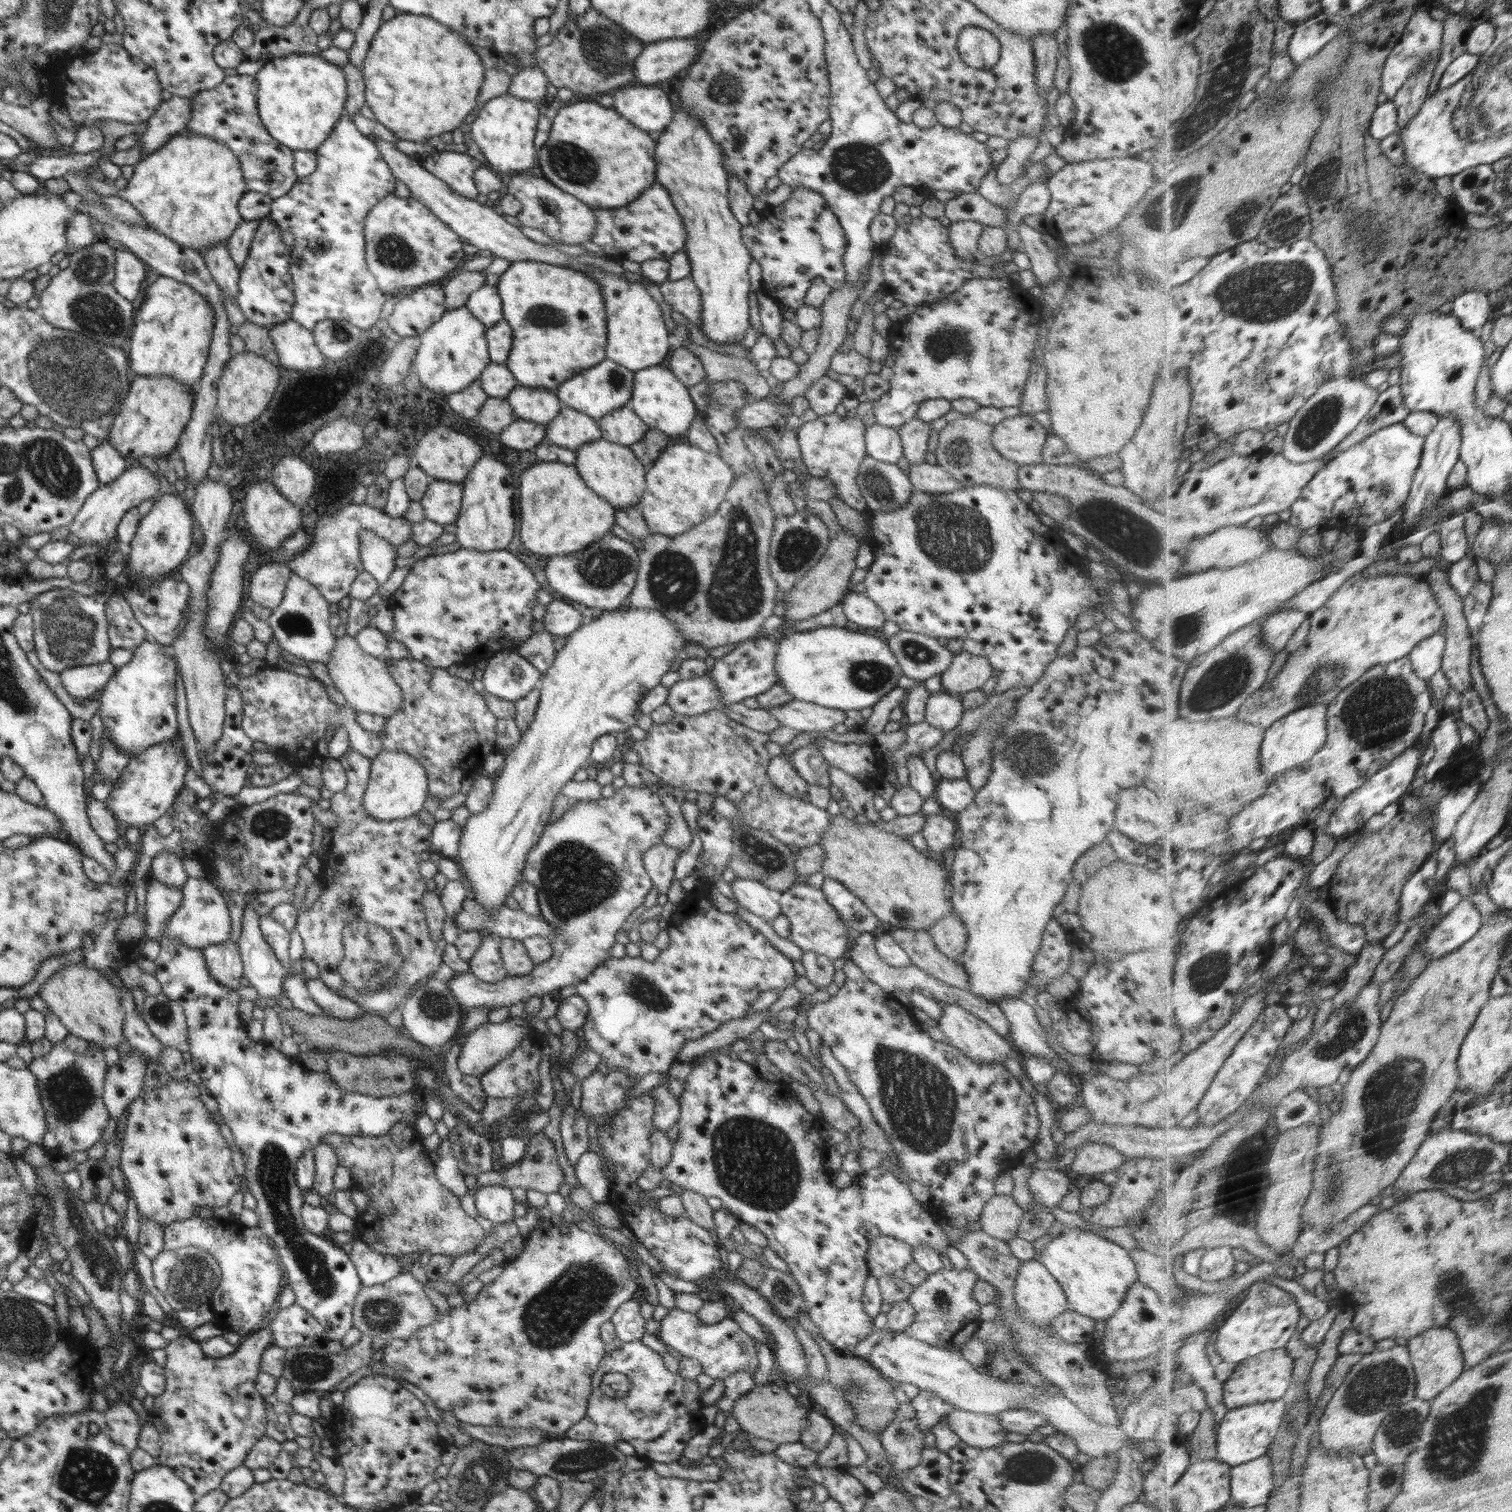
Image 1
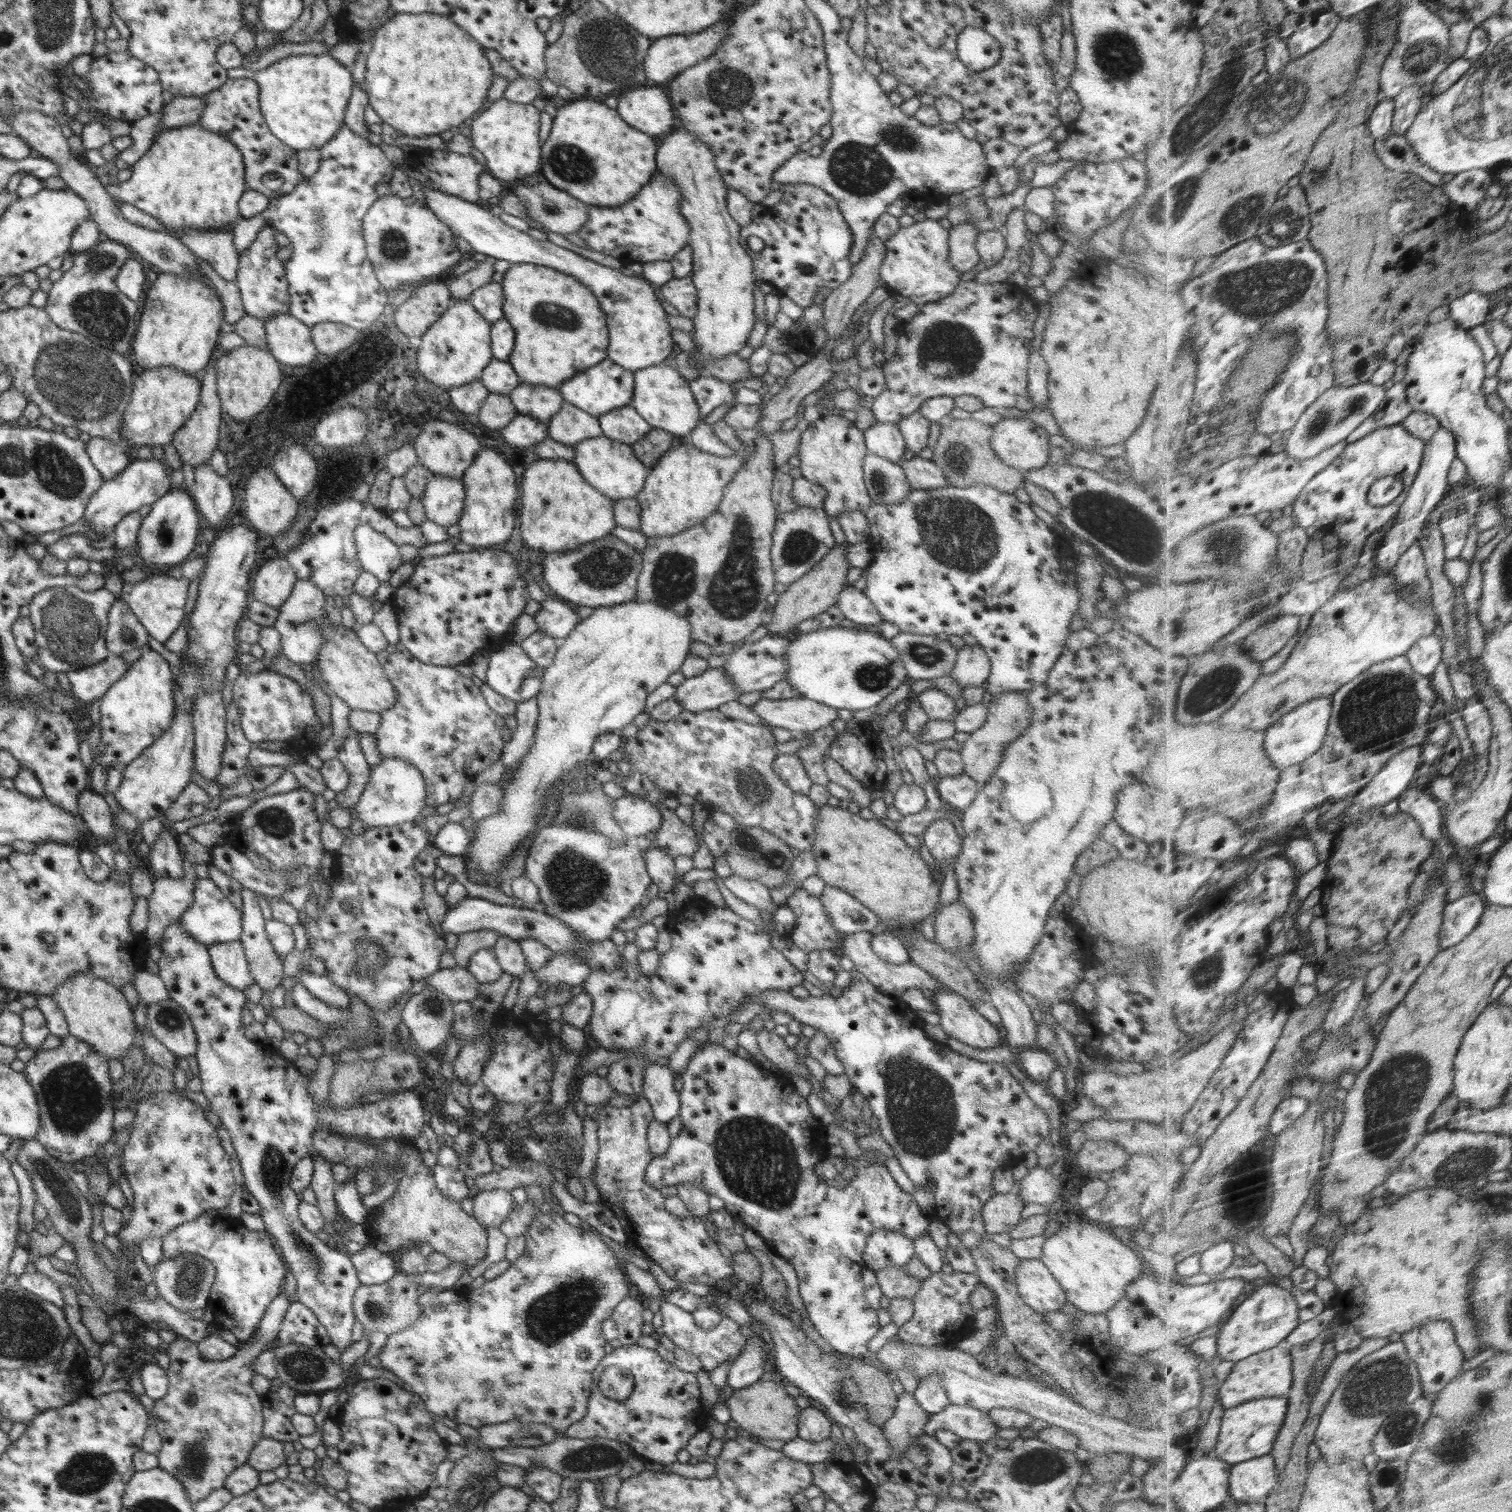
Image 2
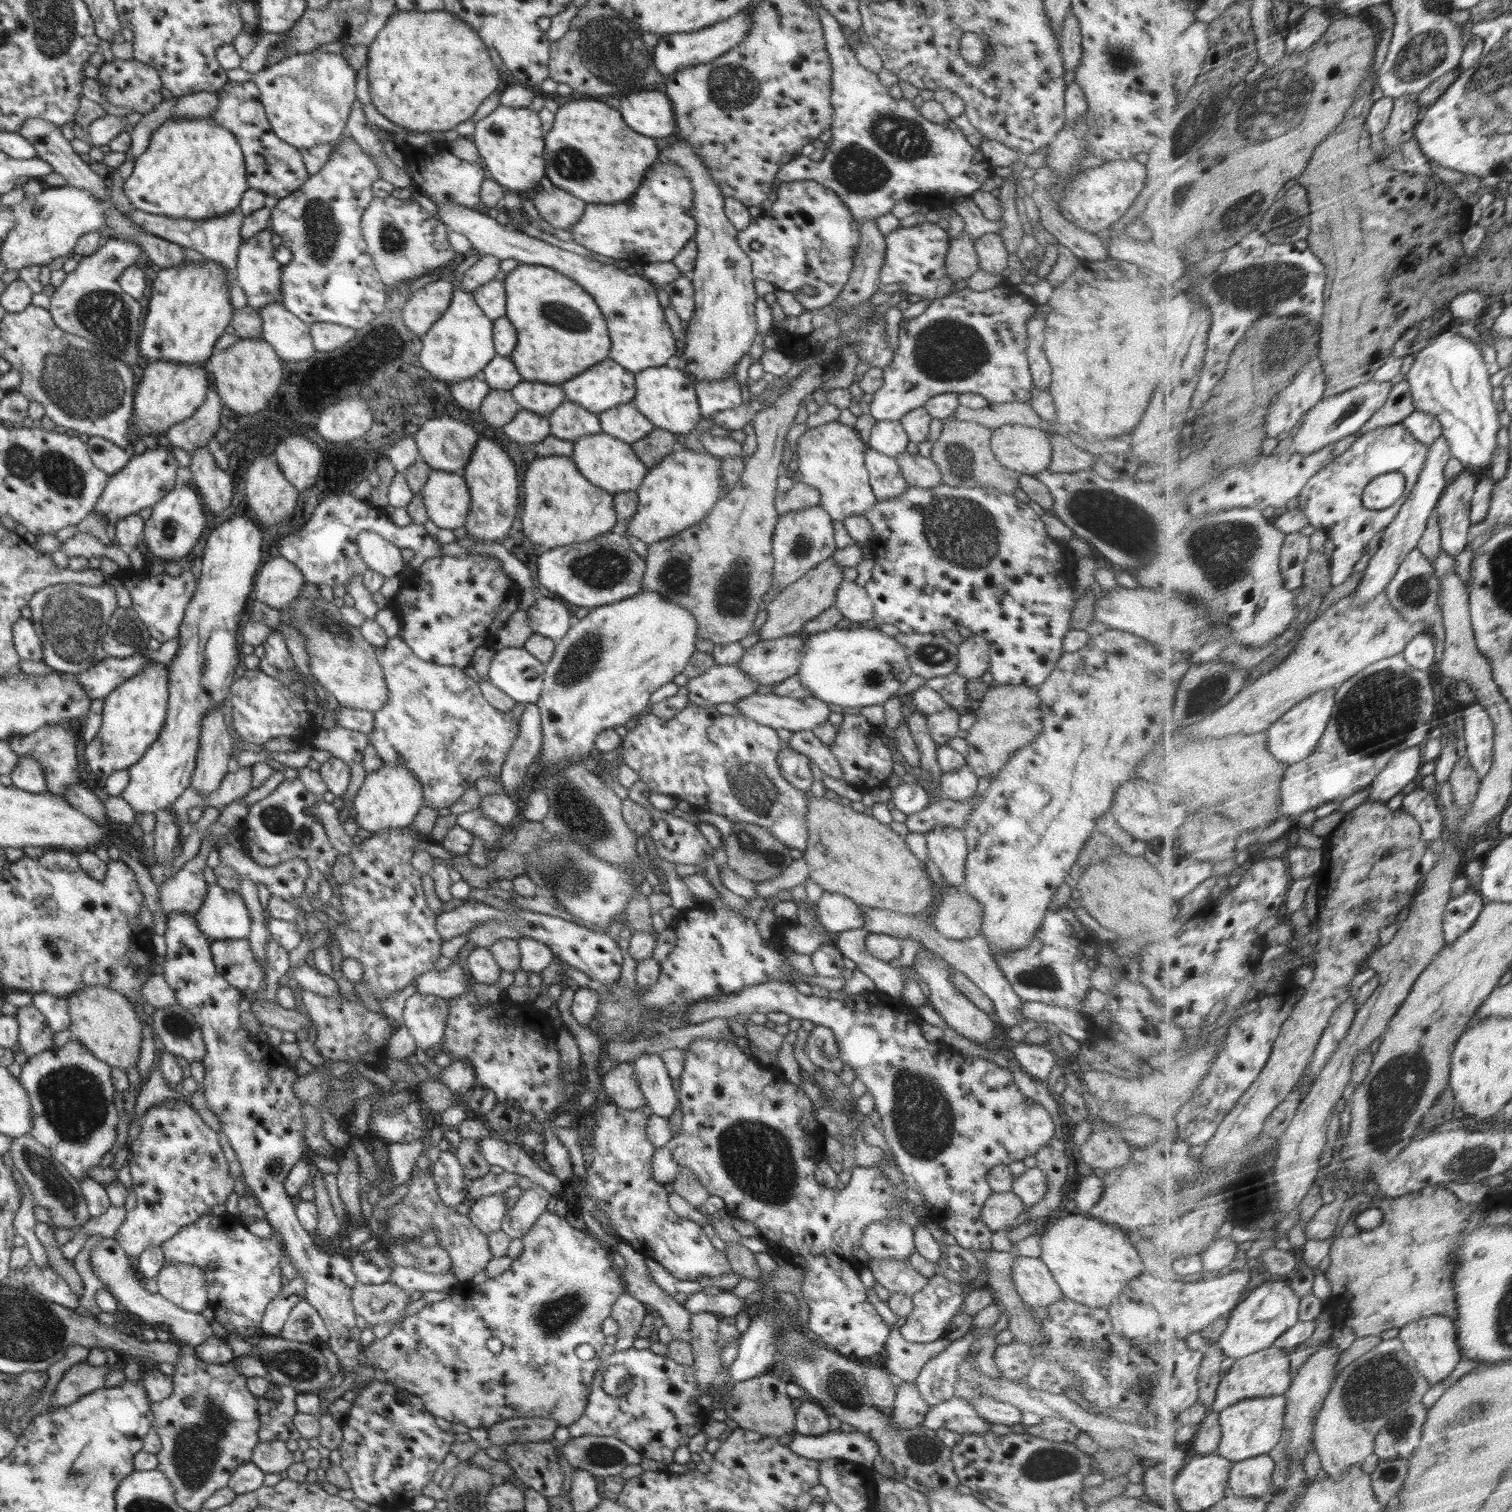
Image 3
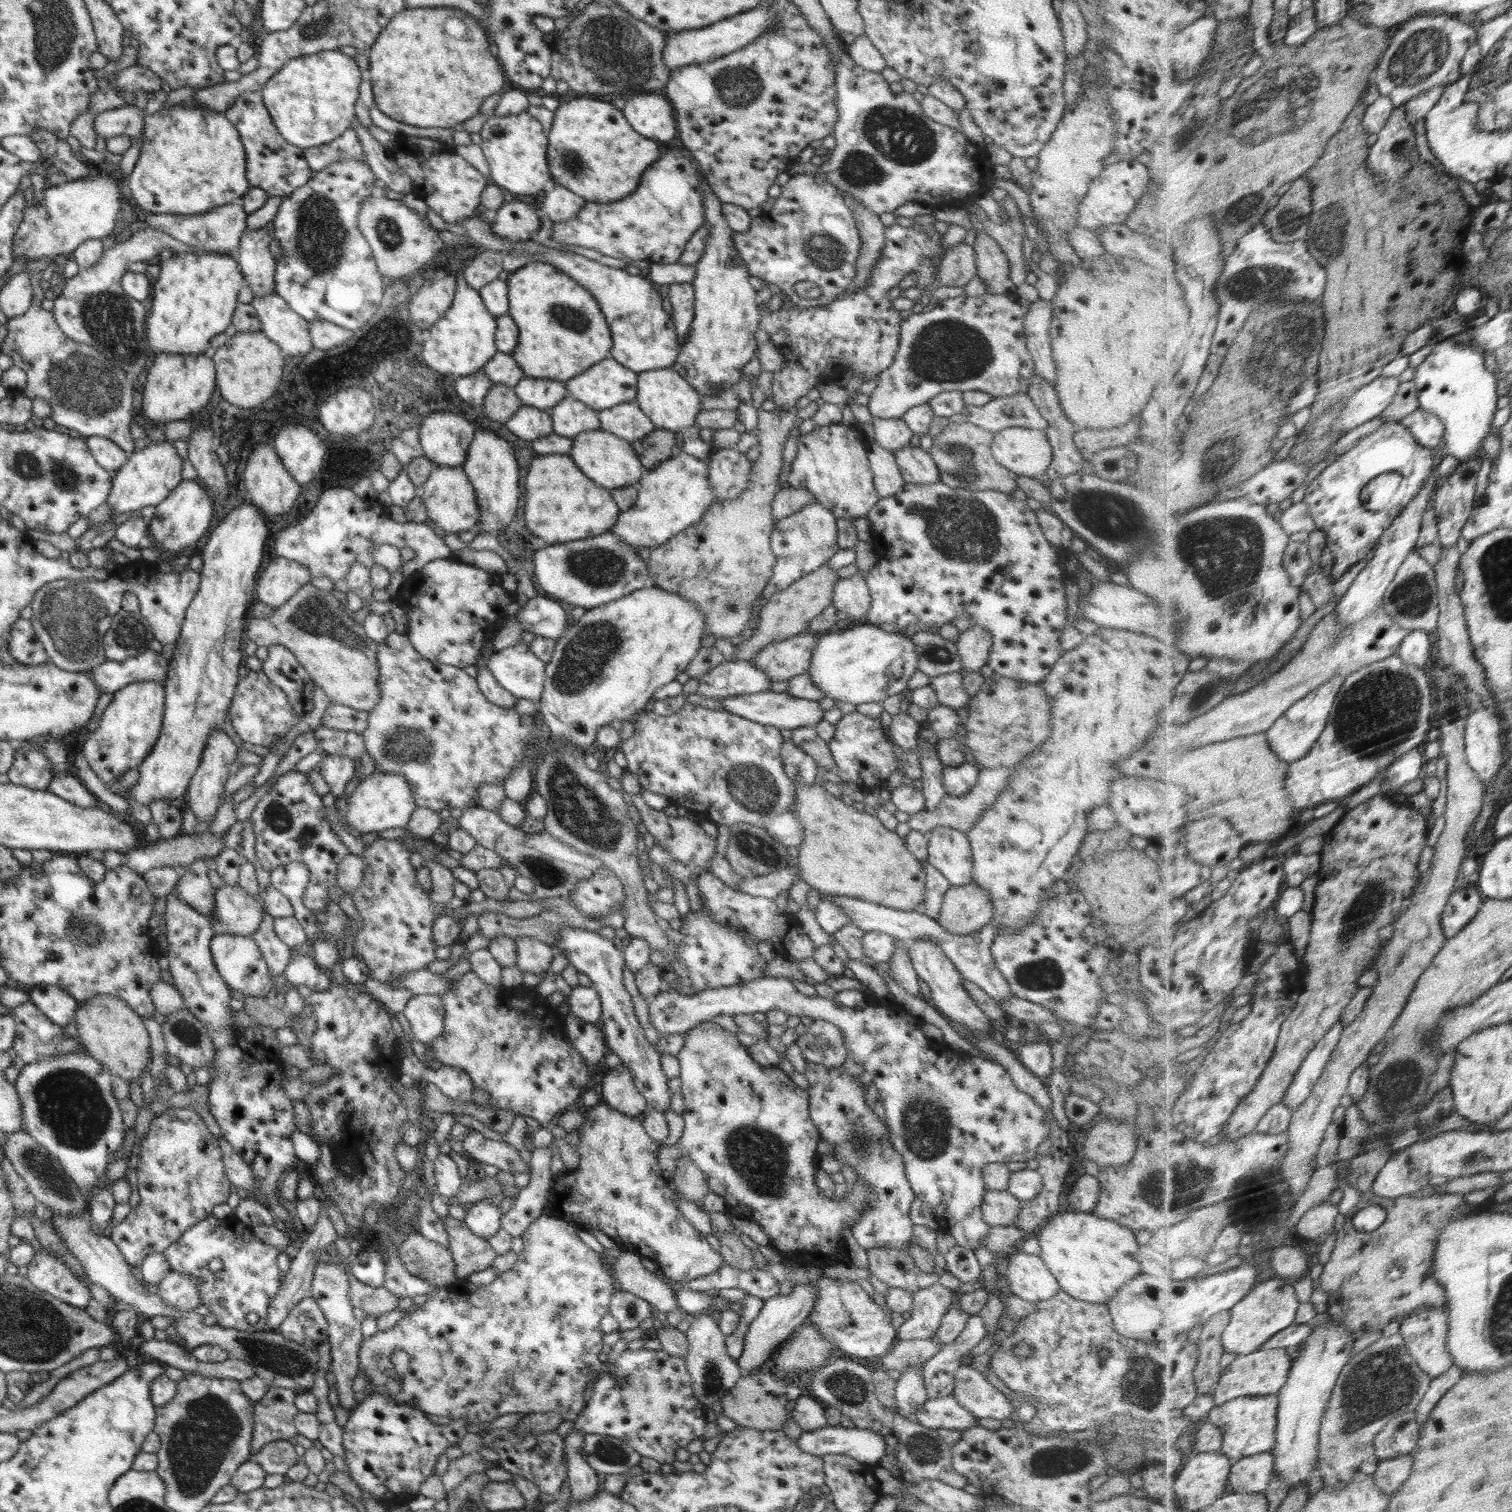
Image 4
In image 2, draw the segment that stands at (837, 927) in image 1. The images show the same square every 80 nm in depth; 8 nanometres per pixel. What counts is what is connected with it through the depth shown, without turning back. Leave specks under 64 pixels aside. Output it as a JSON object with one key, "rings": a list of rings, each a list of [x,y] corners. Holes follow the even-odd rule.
{"rings":[[[802,887],[797,888],[789,899],[796,915],[791,941],[805,953],[819,950],[840,952],[839,930],[833,927],[818,895],[810,895]]]}

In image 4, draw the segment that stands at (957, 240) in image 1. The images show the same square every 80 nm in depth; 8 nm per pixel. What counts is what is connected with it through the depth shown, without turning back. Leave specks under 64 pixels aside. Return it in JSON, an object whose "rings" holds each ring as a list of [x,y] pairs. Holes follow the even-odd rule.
{"rings":[[[963,241],[944,252],[940,266],[937,268],[937,283],[929,291],[940,286],[963,287],[975,276],[977,276],[975,250],[972,245]]]}

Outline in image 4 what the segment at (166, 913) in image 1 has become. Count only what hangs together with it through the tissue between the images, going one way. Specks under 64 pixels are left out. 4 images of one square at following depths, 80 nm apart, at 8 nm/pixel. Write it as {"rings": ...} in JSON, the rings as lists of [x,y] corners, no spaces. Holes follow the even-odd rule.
{"rings":[[[204,856],[182,866],[179,881],[171,892],[207,917],[215,913],[215,890],[208,879],[208,868],[210,861]]]}

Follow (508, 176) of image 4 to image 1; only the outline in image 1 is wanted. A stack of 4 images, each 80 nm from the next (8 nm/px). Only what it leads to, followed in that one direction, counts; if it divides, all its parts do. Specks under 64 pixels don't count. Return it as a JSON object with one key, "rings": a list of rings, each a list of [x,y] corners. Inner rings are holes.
{"rings":[[[509,92],[490,99],[484,108],[476,110],[469,120],[469,132],[494,173],[516,175],[523,170],[530,170],[536,164],[534,139],[540,116],[535,102],[520,100]]]}

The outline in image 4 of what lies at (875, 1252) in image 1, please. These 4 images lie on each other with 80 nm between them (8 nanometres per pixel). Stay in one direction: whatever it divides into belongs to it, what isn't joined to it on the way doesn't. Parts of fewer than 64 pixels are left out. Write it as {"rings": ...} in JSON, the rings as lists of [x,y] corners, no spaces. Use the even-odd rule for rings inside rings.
{"rings":[[[807,1062],[803,1076],[810,1083],[807,1090],[809,1115],[820,1137],[834,1144],[833,1156],[840,1156],[841,1164],[851,1166],[873,1190],[869,1209],[856,1219],[851,1228],[854,1238],[865,1250],[884,1247],[908,1249],[913,1238],[910,1206],[915,1194],[906,1178],[903,1158],[890,1144],[888,1125],[866,1104],[864,1094],[867,1088],[860,1086],[860,1080],[850,1076],[844,1065],[832,1068]]]}

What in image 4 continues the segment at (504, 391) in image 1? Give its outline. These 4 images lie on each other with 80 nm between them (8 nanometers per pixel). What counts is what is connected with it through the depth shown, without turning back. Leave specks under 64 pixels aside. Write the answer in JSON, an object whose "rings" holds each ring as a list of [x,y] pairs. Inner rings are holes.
{"rings":[[[496,352],[494,356],[482,368],[482,372],[494,385],[506,385],[514,388],[519,380],[525,377],[524,371],[512,355],[505,352]]]}

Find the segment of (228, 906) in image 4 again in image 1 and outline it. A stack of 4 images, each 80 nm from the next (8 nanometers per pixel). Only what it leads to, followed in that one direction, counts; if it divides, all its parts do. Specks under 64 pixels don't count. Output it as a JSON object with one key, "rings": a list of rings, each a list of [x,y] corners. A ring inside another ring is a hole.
{"rings":[[[188,877],[181,888],[181,893],[183,896],[181,905],[170,918],[167,918],[169,922],[166,923],[163,936],[160,937],[172,937],[183,942],[183,945],[197,949],[230,939],[230,932],[232,932],[230,913],[224,897],[212,881],[207,878]]]}

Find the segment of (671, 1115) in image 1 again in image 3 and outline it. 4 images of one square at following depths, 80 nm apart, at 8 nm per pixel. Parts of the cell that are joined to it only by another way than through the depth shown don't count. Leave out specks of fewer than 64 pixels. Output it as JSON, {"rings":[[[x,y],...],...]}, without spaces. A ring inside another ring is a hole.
{"rings":[[[640,1054],[632,1060],[632,1067],[651,1112],[668,1119],[679,1105],[679,1099],[664,1062],[658,1054]]]}

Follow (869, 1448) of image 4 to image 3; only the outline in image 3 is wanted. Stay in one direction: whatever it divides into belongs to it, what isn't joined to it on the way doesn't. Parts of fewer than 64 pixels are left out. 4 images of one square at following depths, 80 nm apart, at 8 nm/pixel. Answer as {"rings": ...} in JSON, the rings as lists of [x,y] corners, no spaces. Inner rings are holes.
{"rings":[[[830,1429],[818,1436],[806,1436],[797,1432],[788,1446],[792,1452],[810,1460],[820,1462],[839,1458],[865,1467],[872,1466],[873,1460],[879,1455],[876,1441],[854,1430]]]}

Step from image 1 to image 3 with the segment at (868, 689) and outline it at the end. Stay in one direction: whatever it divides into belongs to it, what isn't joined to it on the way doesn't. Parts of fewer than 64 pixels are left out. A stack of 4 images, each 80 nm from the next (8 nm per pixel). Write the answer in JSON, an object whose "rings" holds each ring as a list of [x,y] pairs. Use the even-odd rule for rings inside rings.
{"rings":[[[856,628],[856,630],[830,630],[806,634],[807,641],[800,649],[800,682],[811,692],[811,696],[826,704],[838,704],[853,709],[872,704],[882,704],[891,696],[897,695],[904,681],[911,675],[908,656],[905,656],[902,644],[893,636],[886,635],[880,629]]]}

